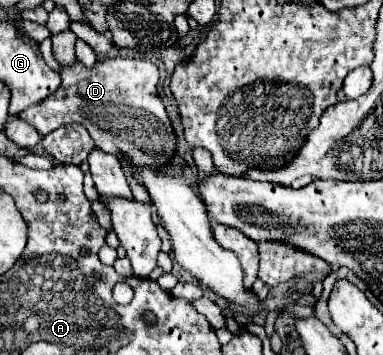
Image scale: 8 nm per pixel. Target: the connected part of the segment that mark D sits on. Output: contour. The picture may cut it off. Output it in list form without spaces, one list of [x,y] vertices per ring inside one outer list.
[[[113,57],[113,59],[99,59],[91,69],[85,67],[81,61],[75,61],[73,65],[61,65],[61,87],[71,91],[55,91],[49,95],[49,99],[43,99],[43,107],[31,105],[27,111],[21,113],[21,119],[29,121],[39,135],[47,135],[55,131],[61,125],[69,123],[83,123],[93,137],[95,145],[107,153],[113,155],[127,155],[133,161],[133,171],[141,169],[143,165],[153,165],[155,169],[165,169],[167,161],[171,159],[175,151],[175,133],[171,127],[171,121],[167,117],[165,105],[157,95],[157,81],[159,81],[159,69],[155,63],[145,59],[125,59],[125,57]]]

